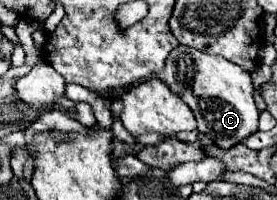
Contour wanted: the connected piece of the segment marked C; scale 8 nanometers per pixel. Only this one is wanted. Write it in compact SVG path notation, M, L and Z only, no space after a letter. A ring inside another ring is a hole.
M179 45L169 53L165 69L151 77L165 81L169 89L191 107L199 123L197 129L211 137L215 145L229 149L257 131L259 109L253 101L253 81L251 75L243 71L239 65L219 55L209 55L193 47Z

